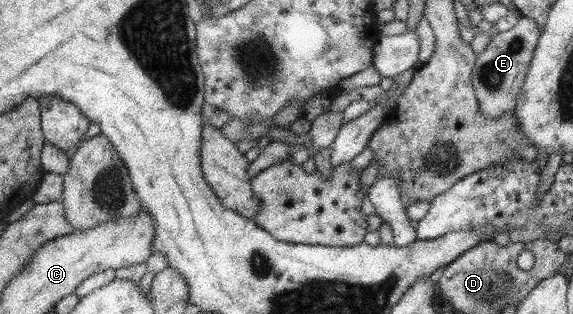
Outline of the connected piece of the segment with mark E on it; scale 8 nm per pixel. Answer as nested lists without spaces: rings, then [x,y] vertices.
[[[521,16],[512,29],[493,35],[483,53],[475,58],[475,65],[471,70],[471,83],[478,100],[478,110],[486,118],[498,118],[506,112],[514,111],[516,96],[526,76],[526,69],[532,60],[540,33],[532,19]]]

